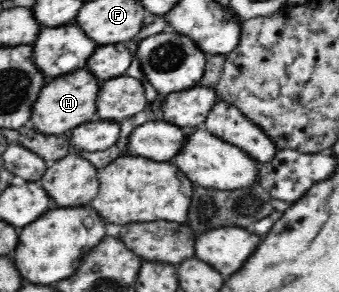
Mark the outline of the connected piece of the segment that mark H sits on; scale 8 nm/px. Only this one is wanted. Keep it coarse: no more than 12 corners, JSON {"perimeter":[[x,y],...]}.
{"perimeter":[[86,68],[49,81],[29,117],[43,135],[96,121]]}

